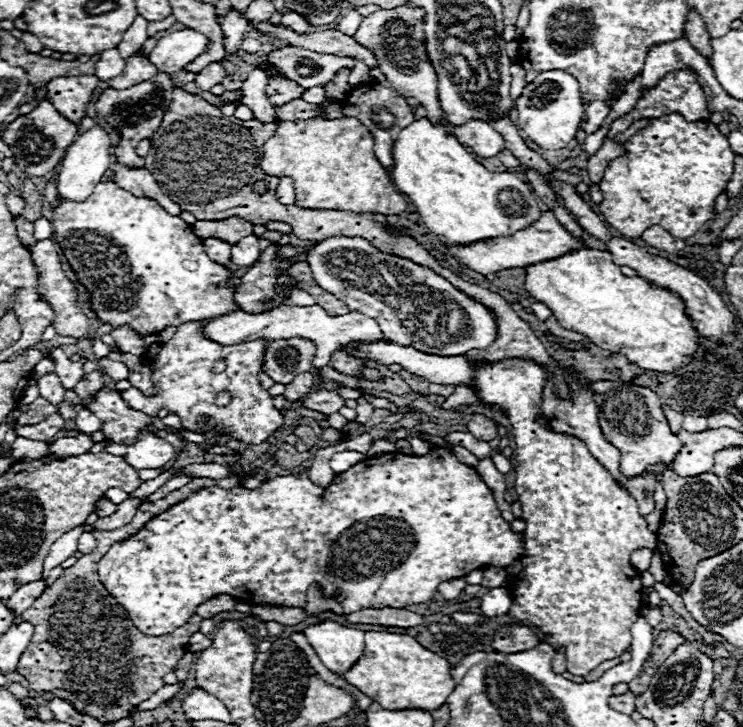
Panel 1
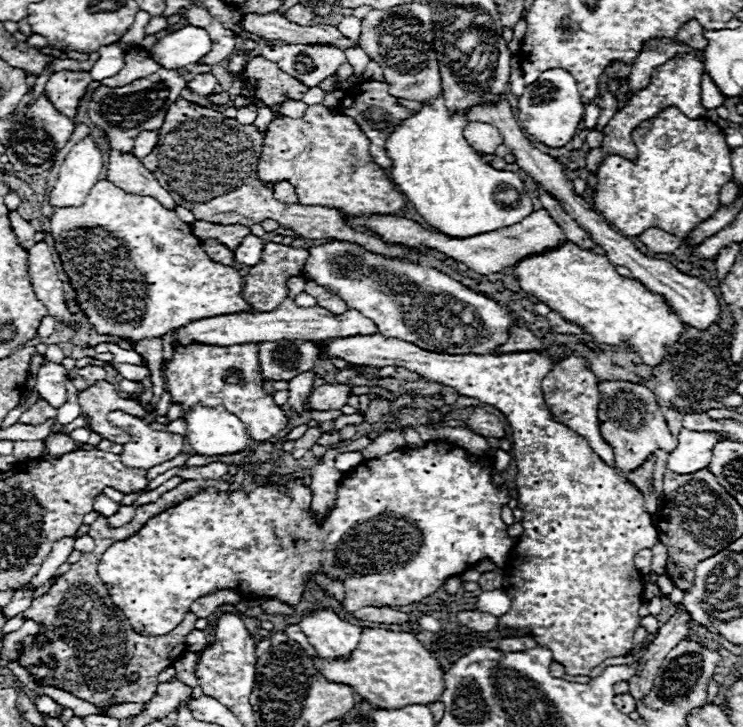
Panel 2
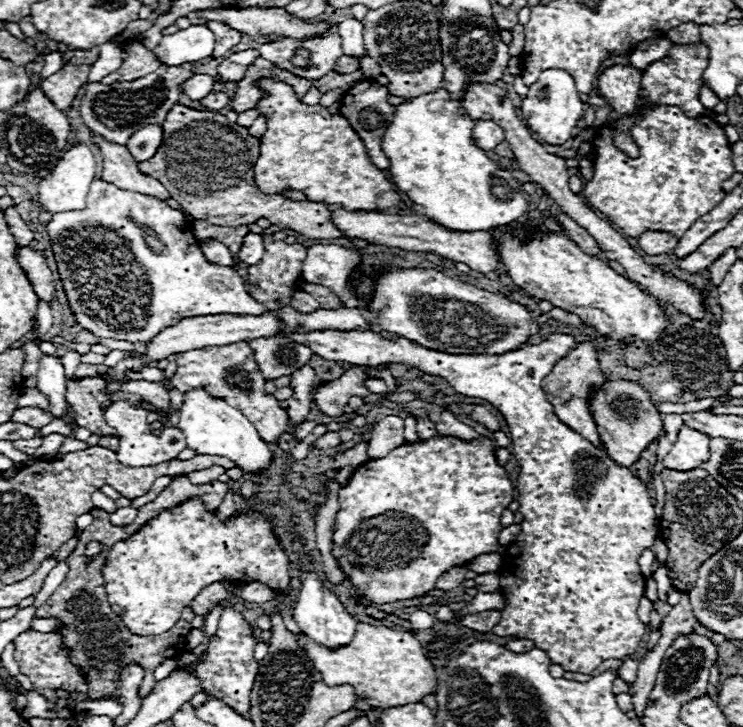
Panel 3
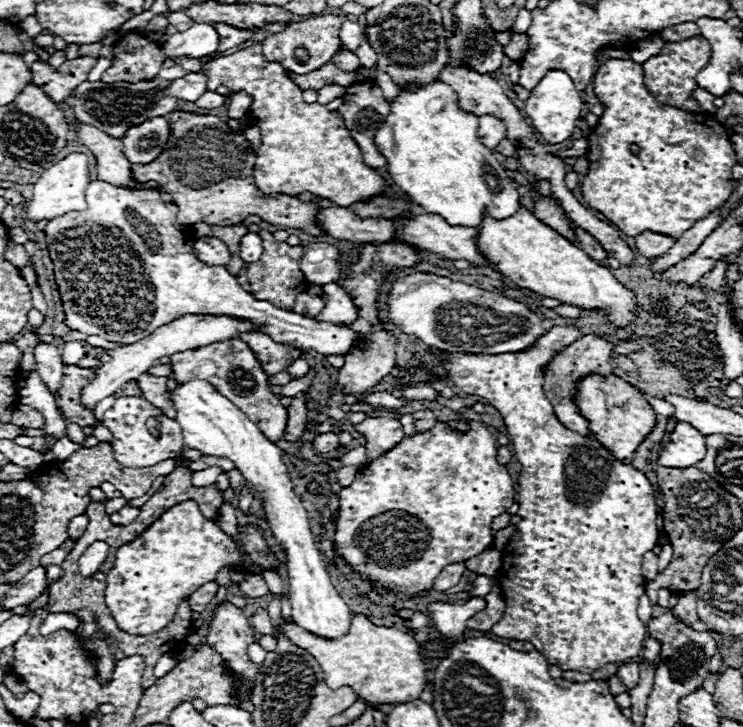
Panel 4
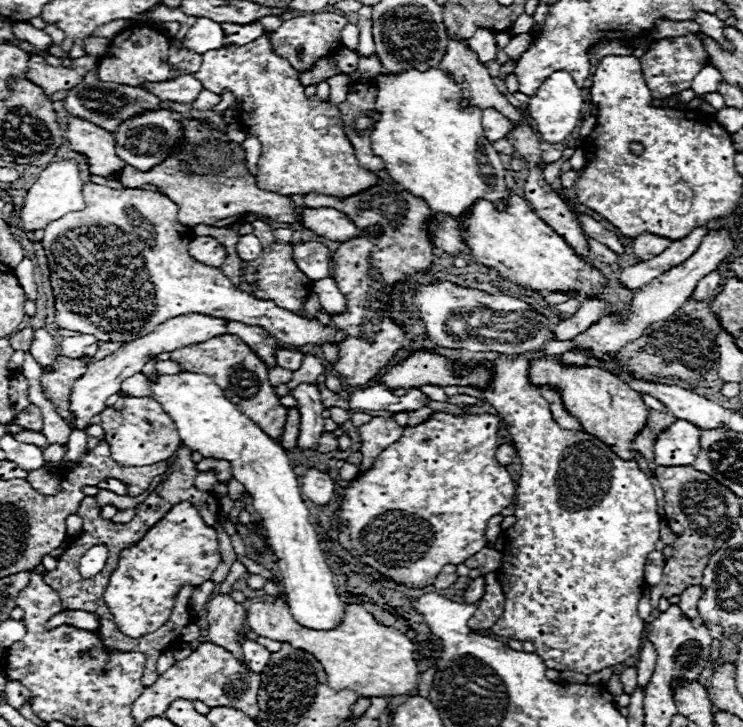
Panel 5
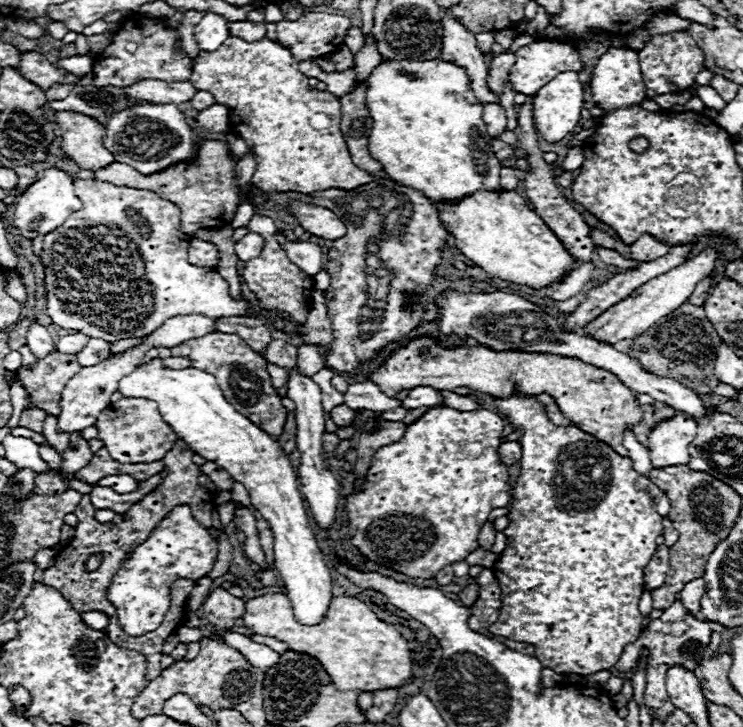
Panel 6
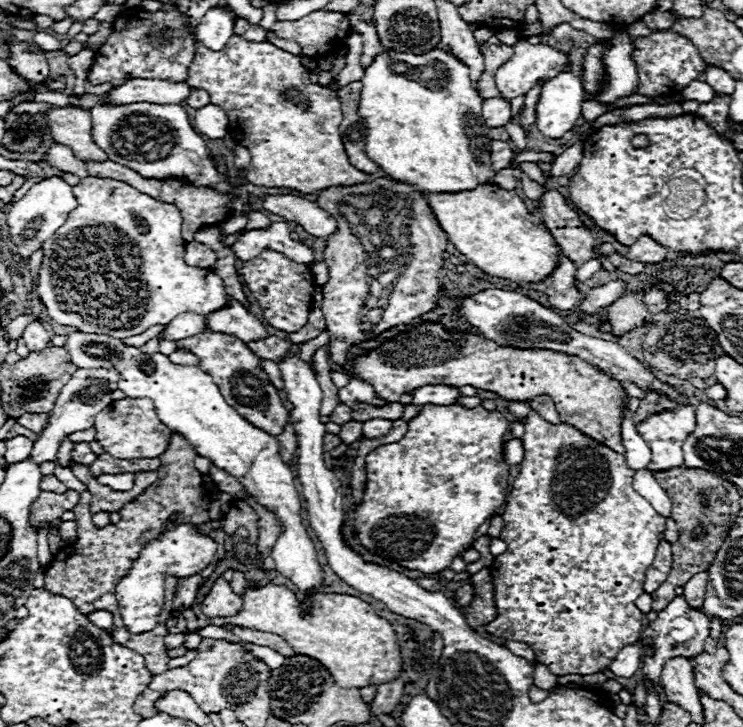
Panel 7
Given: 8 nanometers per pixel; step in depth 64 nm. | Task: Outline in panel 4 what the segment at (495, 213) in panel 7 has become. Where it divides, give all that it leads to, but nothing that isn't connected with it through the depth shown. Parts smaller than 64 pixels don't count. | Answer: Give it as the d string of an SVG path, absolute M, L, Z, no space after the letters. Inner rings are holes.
M524 206L502 222L484 218L484 226L478 228L480 250L504 276L512 278L520 288L528 288L540 296L556 298L562 304L572 304L582 310L600 310L614 326L630 326L638 314L638 300L632 290L620 284L610 268L594 262L582 248L560 236L550 226L536 220Z

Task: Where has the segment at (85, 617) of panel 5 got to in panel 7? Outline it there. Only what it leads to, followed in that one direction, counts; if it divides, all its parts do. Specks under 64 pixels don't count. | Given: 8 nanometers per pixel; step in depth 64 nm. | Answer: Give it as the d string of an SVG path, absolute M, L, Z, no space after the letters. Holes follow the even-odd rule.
M96 610L96 612L90 612L88 614L88 620L98 626L98 628L104 628L104 630L110 630L112 628L112 614L106 612L106 610Z

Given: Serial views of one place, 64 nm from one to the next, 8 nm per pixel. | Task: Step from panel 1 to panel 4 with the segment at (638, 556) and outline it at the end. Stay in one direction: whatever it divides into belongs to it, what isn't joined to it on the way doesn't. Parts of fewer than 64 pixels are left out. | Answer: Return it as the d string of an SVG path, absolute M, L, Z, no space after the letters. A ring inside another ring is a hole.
M654 552L644 554L642 558L642 574L646 580L652 580L658 576L658 556Z

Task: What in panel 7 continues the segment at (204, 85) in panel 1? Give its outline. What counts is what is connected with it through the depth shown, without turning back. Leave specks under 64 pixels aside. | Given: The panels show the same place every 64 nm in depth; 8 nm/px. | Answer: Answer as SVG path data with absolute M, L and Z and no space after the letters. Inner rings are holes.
M134 78L124 86L110 90L110 100L114 104L132 104L132 102L176 102L182 104L190 96L192 88L186 82L166 82L166 80L144 80Z

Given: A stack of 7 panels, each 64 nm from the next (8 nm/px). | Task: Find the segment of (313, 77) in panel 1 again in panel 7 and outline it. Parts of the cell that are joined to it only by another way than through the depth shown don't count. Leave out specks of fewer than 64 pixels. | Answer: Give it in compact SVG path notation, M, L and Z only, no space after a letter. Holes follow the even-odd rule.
M316 10L294 22L278 20L272 30L278 38L298 42L302 56L312 58L332 52L334 46L348 36L350 20L342 12Z

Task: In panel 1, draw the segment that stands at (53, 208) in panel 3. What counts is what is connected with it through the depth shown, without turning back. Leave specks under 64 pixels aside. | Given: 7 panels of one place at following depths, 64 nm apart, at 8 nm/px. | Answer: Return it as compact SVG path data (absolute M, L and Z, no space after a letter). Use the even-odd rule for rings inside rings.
M100 124L92 126L88 132L78 136L78 140L68 148L68 152L64 156L64 162L60 166L58 192L60 192L62 200L78 200L78 202L82 202L88 194L92 194L92 188L102 182L104 172L112 164L110 150L112 150L112 138L104 130L104 126L100 126Z

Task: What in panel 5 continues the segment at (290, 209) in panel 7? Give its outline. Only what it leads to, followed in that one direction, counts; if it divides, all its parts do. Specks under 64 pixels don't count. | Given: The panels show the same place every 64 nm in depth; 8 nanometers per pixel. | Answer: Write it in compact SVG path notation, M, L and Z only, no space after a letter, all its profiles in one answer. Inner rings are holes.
M304 208L302 220L308 230L334 242L344 242L360 234L358 226L348 216L334 208Z

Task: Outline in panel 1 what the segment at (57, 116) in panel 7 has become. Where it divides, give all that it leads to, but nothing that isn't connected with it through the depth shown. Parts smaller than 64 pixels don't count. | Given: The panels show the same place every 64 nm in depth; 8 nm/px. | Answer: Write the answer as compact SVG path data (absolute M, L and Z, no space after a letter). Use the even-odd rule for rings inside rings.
M112 164L114 170L114 182L128 190L132 196L136 198L152 198L156 200L160 206L164 206L164 210L172 216L180 216L180 206L176 206L162 190L160 184L152 178L152 174L146 168L126 168L122 164Z

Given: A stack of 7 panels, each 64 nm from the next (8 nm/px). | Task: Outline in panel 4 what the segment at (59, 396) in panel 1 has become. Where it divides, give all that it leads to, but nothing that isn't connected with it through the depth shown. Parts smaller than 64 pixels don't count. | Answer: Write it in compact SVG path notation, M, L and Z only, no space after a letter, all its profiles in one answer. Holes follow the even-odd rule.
M40 344L34 350L36 356L36 370L42 378L42 382L46 384L46 388L56 396L60 382L62 382L62 360L60 360L60 352L54 344ZM58 408L58 412L60 412L60 416L66 420L66 425L67 425L67 436L69 437L70 440L72 440L75 443L80 443L83 444L86 437L83 433L83 429L78 426L75 423L72 423L66 416L64 416L64 412Z

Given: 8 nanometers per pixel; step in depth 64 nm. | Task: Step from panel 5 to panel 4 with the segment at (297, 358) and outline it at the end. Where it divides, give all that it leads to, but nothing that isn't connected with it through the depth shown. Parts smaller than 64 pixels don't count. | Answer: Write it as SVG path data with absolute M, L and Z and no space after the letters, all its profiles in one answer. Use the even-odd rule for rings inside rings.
M300 358L300 360L296 360L296 362L288 368L288 374L290 374L292 378L302 378L302 376L308 374L308 370L310 370L308 362L306 362L304 358Z

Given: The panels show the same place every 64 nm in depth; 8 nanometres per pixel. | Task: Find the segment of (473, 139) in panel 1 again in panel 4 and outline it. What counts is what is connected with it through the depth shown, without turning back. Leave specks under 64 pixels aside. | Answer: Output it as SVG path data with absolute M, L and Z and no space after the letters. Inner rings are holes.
M482 116L478 120L478 138L480 138L480 142L484 142L484 146L494 148L500 144L500 140L506 138L506 128L498 118Z

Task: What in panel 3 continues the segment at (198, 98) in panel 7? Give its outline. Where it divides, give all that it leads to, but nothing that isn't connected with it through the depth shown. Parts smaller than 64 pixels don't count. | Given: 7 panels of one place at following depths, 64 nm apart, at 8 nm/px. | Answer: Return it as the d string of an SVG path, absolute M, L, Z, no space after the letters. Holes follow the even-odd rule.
M212 92L212 94L208 94L208 98L204 98L204 100L200 100L200 102L202 102L206 108L220 110L220 108L228 106L230 98L228 98L228 94L226 94L226 92Z

